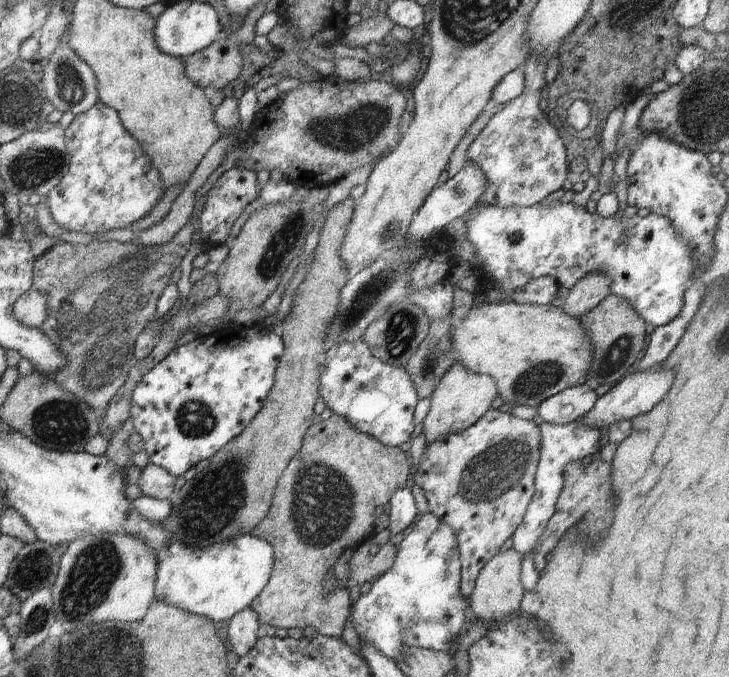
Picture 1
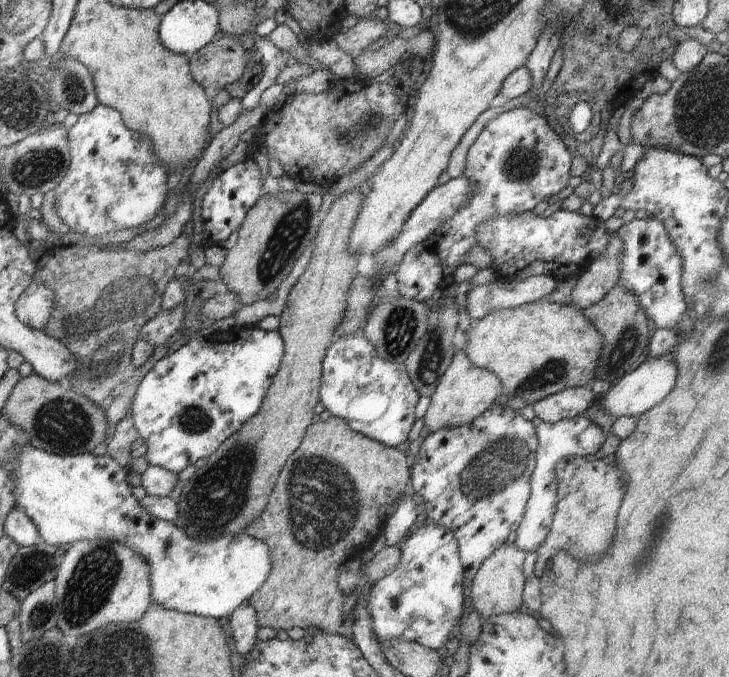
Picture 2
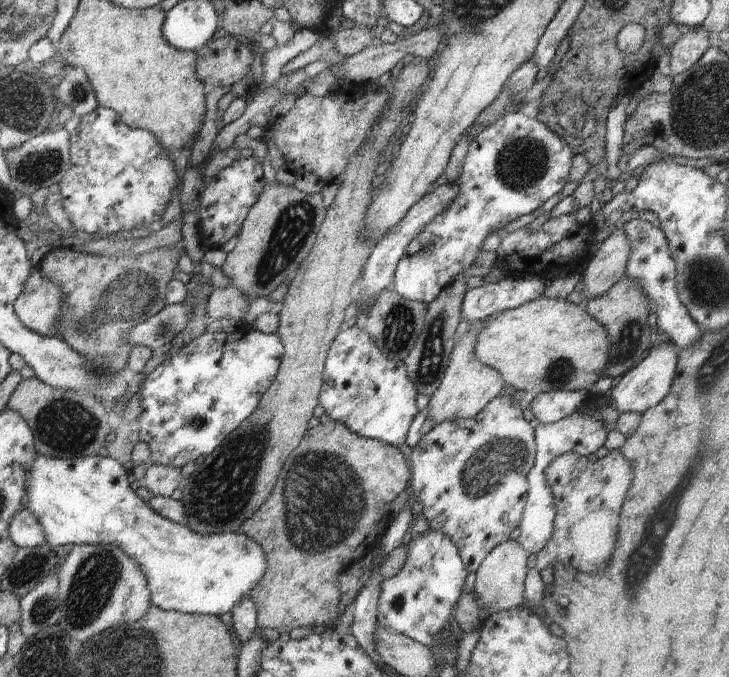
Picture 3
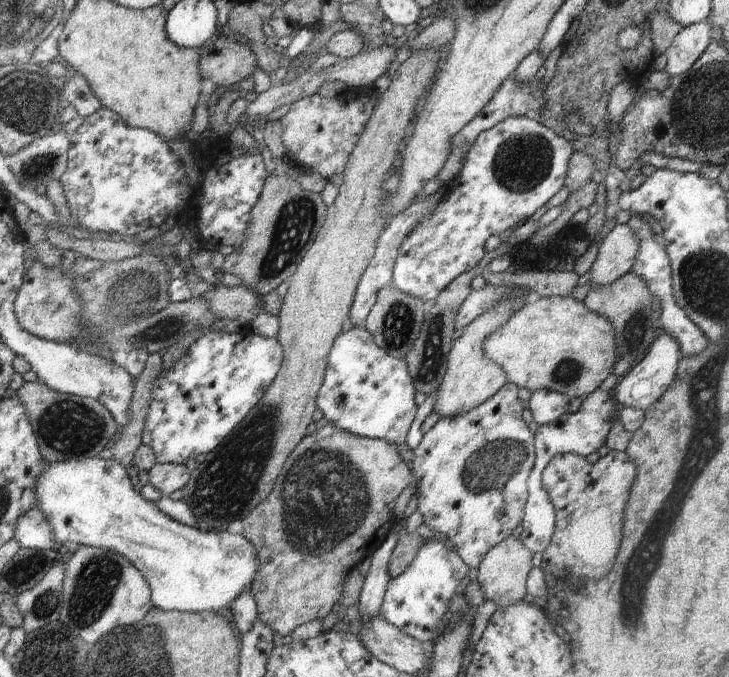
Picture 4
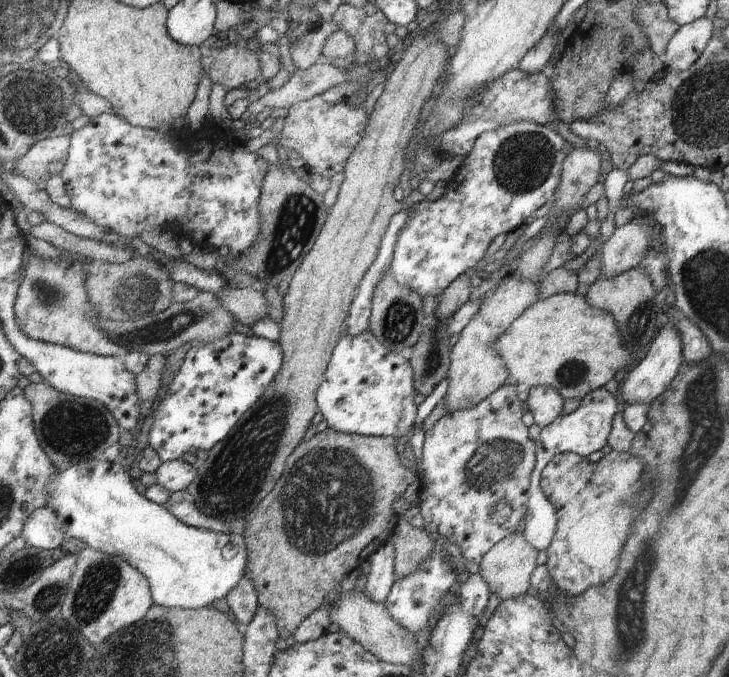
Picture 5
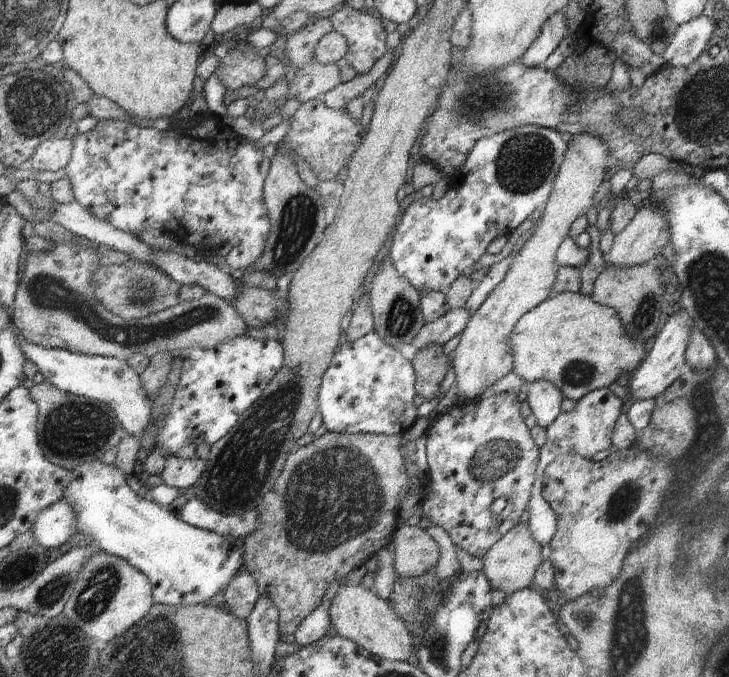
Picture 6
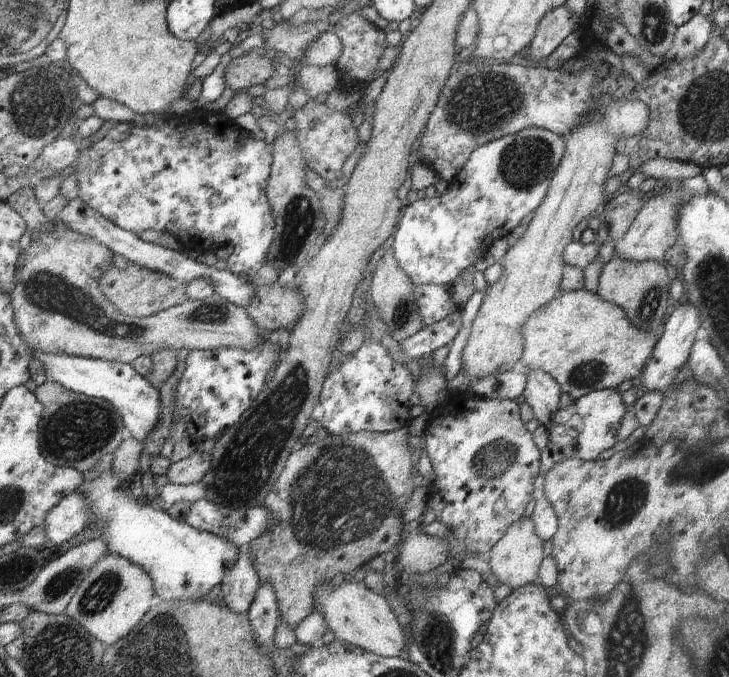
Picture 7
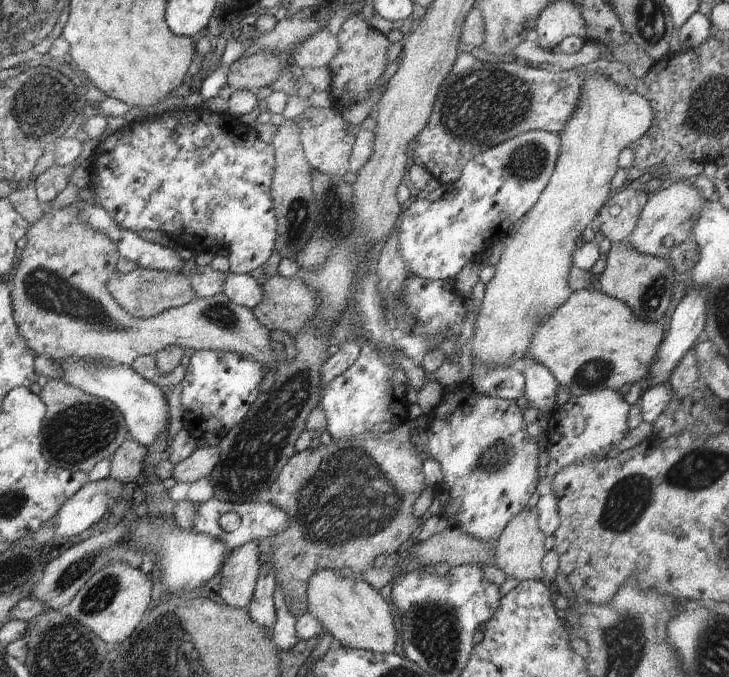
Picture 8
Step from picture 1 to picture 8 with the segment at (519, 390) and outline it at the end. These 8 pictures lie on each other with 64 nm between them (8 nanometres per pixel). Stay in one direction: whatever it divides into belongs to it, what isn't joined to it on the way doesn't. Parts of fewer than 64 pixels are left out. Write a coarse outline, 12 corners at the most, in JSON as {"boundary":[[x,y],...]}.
{"boundary":[[572,291],[525,354],[573,396],[646,383],[665,323]]}

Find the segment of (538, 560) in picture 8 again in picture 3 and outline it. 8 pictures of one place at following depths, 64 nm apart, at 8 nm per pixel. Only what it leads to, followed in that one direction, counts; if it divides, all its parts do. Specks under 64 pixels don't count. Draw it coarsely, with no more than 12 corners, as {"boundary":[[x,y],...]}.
{"boundary":[[513,539],[476,571],[475,601],[494,614],[525,606],[530,553]]}

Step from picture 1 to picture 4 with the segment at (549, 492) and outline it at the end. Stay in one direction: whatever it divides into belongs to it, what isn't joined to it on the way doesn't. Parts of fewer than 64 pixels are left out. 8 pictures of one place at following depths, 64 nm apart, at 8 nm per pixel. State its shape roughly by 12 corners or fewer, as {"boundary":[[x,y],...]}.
{"boundary":[[600,388],[577,412],[538,426],[518,540],[544,552],[555,506],[542,488],[553,456],[602,448],[617,406]]}

